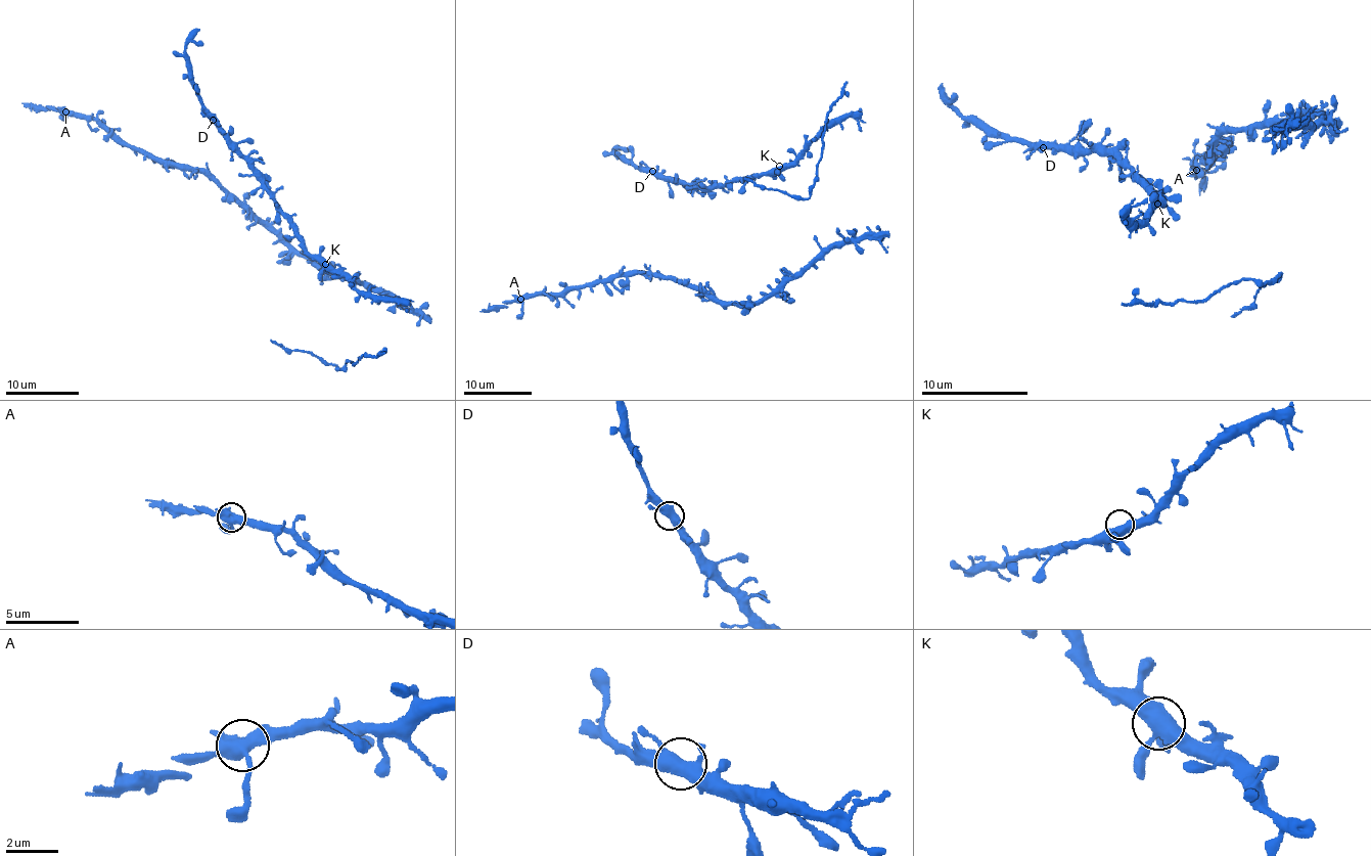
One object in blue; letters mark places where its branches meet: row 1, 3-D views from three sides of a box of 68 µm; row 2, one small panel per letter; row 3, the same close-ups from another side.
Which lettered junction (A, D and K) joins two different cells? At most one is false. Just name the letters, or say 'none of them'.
none of them

